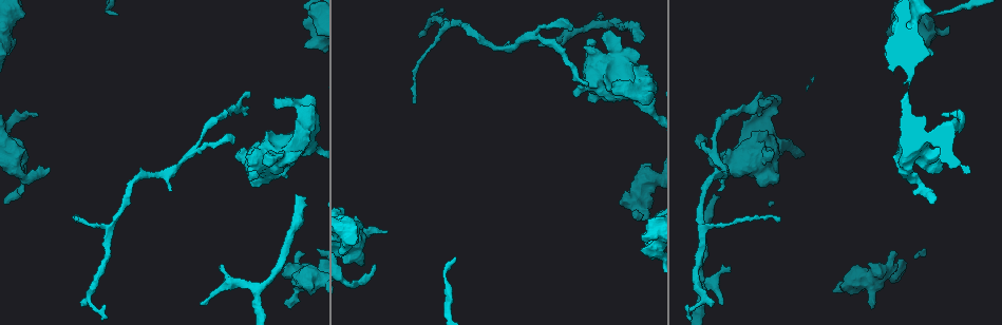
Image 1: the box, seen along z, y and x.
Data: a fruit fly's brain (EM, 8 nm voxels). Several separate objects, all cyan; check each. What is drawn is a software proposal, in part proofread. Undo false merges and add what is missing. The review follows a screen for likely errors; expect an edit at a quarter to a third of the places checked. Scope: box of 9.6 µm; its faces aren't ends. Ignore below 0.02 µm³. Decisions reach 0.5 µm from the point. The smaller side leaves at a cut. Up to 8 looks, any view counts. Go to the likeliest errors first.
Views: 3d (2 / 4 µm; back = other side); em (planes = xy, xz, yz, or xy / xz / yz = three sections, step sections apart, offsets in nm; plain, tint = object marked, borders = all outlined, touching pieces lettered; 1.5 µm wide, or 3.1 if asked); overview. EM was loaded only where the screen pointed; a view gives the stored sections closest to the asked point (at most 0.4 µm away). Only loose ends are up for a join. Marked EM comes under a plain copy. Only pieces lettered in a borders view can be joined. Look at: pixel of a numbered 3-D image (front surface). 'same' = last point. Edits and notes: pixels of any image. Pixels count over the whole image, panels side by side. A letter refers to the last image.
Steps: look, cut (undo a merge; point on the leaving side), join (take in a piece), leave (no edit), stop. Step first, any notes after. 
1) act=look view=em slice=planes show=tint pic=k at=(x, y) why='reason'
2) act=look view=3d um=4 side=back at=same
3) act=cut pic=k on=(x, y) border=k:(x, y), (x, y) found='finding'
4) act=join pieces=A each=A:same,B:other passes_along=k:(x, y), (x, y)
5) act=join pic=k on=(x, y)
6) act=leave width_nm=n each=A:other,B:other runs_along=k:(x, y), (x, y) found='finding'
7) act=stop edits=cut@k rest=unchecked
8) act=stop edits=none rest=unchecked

act=look view=em slice=xy step=4 show=tint pic=1 at=(719, 195) why='end of a long branch'

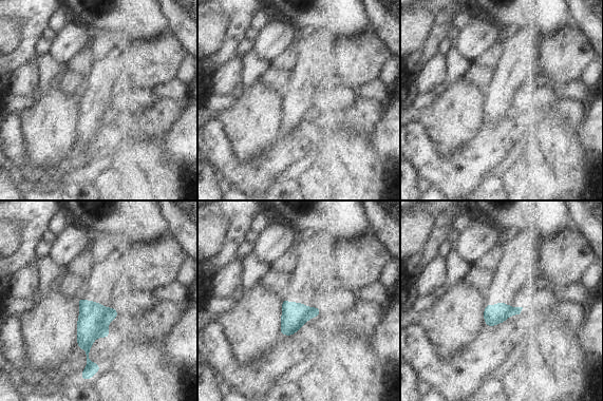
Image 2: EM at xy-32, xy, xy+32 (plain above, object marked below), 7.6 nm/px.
act=look view=em slice=xy step=4 show=borders at=same why='see the neighbours'

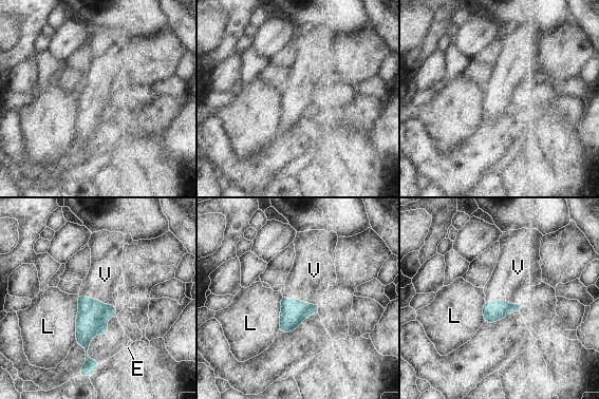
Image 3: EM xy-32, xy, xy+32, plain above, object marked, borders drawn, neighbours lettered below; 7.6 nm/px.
act=join pieces=V width_nm=160 each=E:other,L:other,V:same passes_along=3:(294, 311), (300, 300), (314, 270) found='the neuron continues'

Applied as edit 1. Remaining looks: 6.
act=look view=overview

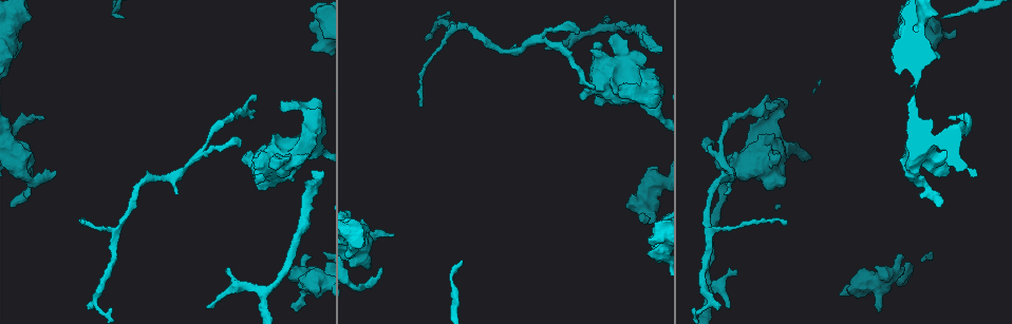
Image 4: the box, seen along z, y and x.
act=look view=em slice=planes show=borders pic=4 at=(312, 51) why='an open end'

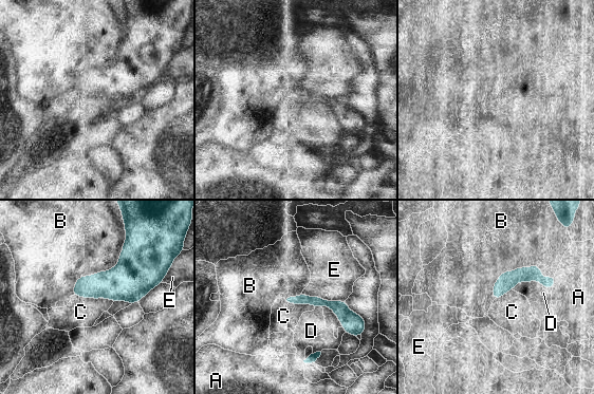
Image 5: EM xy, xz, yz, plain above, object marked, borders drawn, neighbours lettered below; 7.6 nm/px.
act=leave each=A:other,B:other,C:other,D:other,E:other runs_along=5:(552, 279), (516, 276), (495, 293) found='none of them fits'

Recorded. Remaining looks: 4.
act=look view=3d um=4 pic=4 at=(86, 305) why='free end'

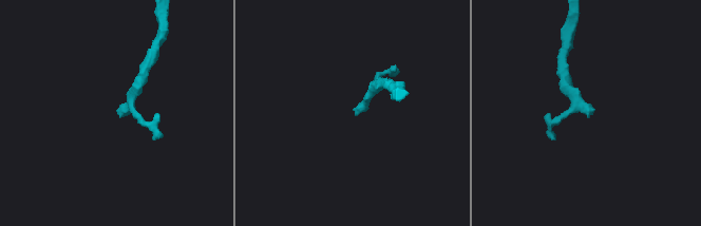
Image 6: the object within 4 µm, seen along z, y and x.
act=look view=em slice=xz step=8 show=borders pic=6 at=(590, 108)

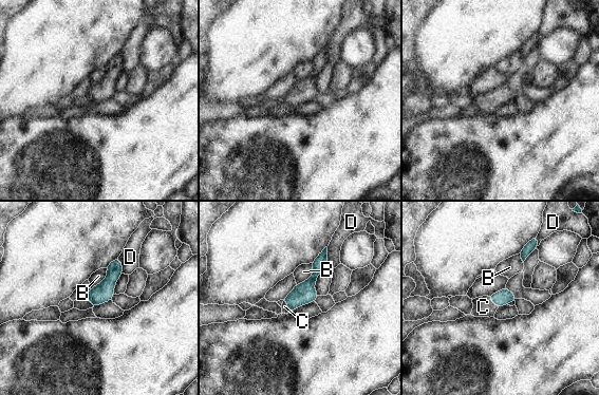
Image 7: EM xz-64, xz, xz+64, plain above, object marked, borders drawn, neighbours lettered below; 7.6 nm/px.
act=look view=em slice=yz step=8 show=borders at=same why='another direction'

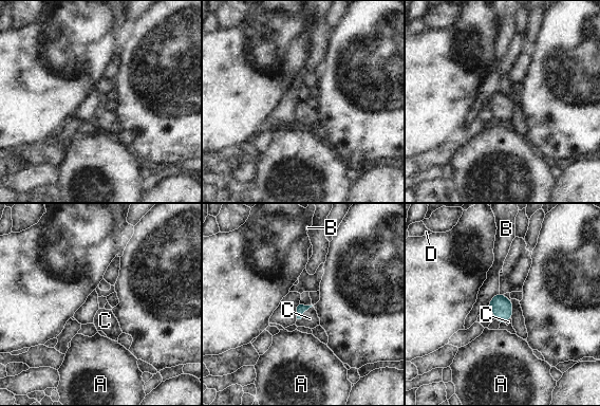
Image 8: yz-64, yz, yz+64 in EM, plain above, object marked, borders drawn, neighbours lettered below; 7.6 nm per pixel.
act=join pieces=C longest_contact=C:160nm each=A:other,B:other,C:same,D:other found='it goes on there'

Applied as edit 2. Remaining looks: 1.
act=stop edits=join@3,join@8 rest=unchecked

